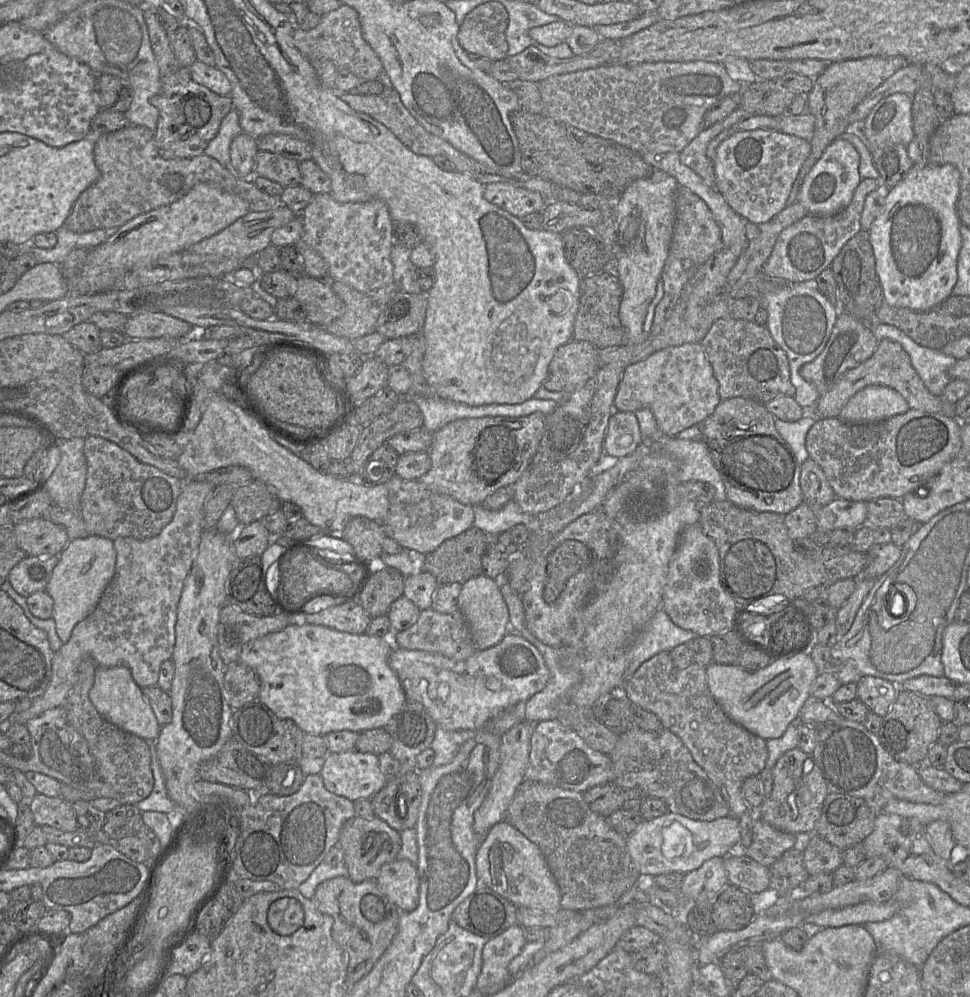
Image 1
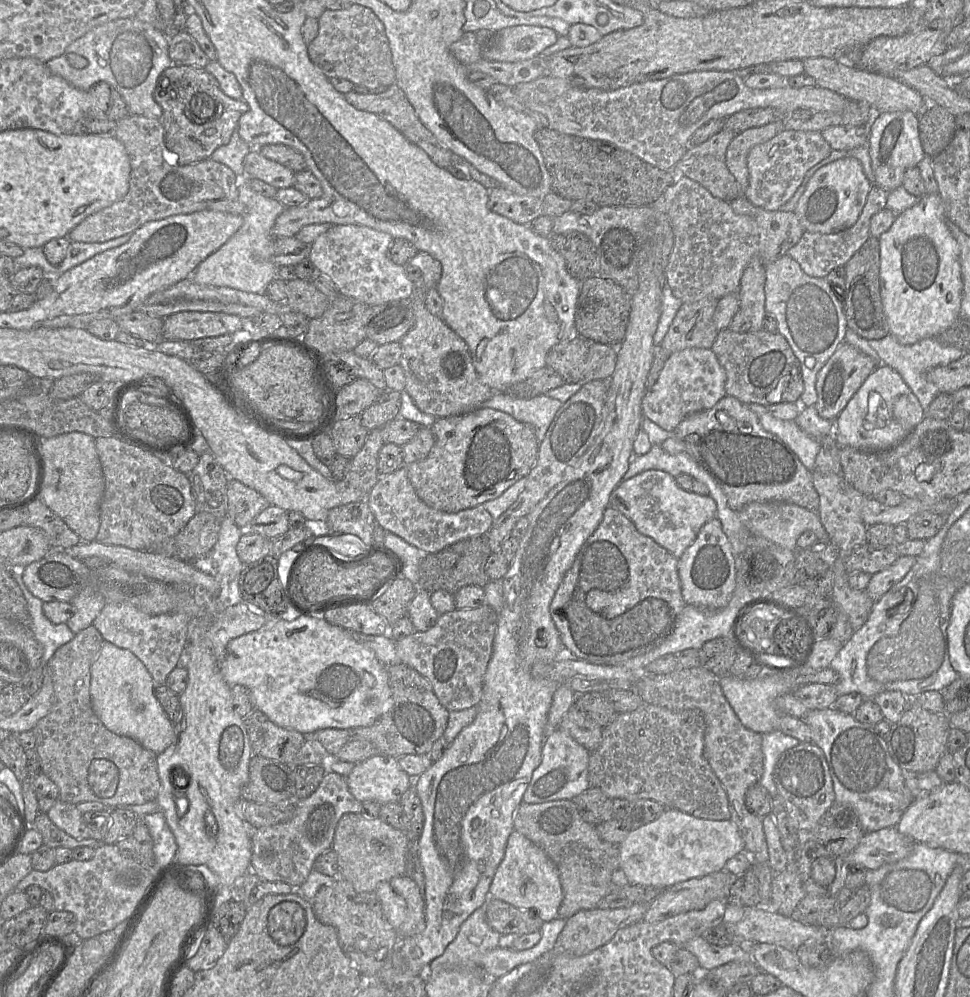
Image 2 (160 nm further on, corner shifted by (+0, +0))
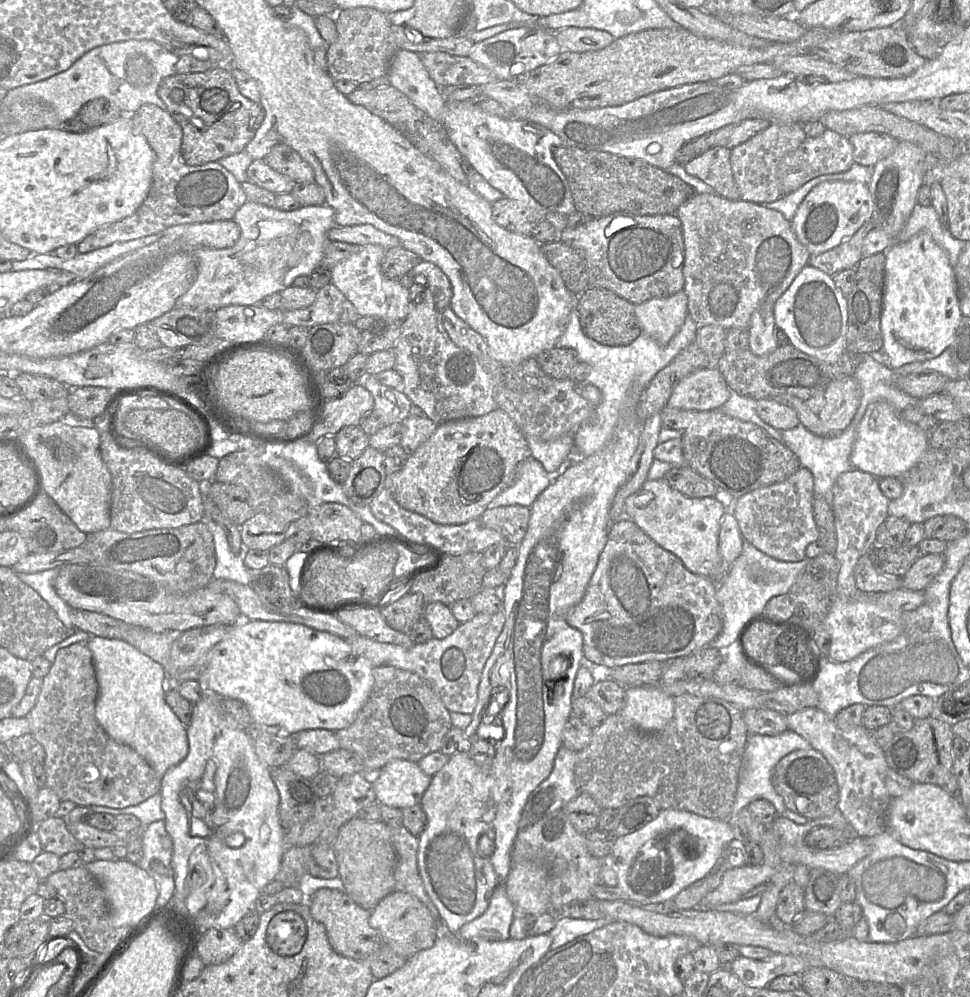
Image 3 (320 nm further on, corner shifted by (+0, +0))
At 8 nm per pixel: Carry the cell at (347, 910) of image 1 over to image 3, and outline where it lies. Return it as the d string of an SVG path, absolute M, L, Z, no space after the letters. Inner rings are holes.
M321 888L308 898L307 902L311 915L325 926L329 941L339 954L367 962L385 945L380 933L369 924L371 911L355 903L346 892Z

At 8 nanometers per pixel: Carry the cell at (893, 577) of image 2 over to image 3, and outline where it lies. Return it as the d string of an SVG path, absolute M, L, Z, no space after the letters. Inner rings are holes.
M923 554L902 577L902 589L923 591L940 573L944 563L943 554Z

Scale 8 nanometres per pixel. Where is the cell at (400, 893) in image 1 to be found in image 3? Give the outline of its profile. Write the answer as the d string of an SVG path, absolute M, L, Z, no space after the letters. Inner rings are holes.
M398 890L375 906L369 924L380 933L385 945L406 958L432 947L440 936L438 924L427 906L415 896Z

